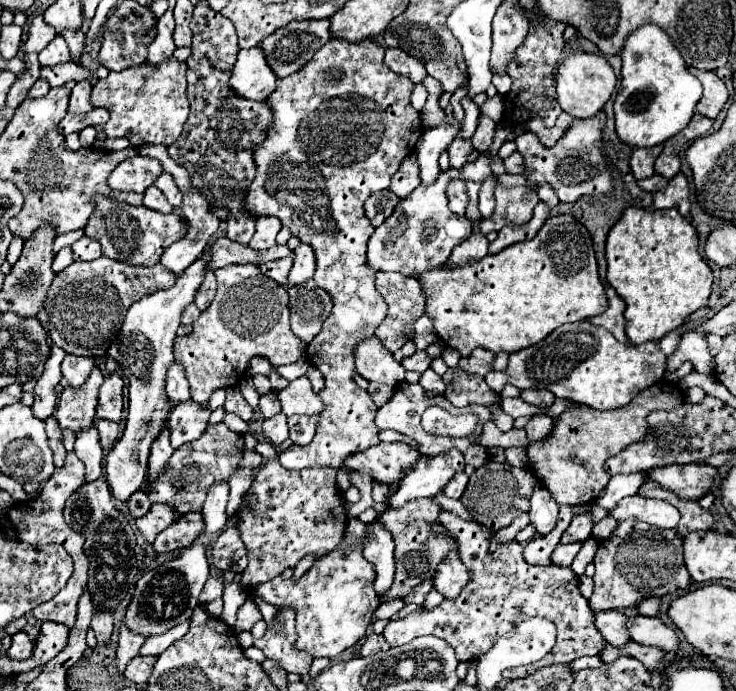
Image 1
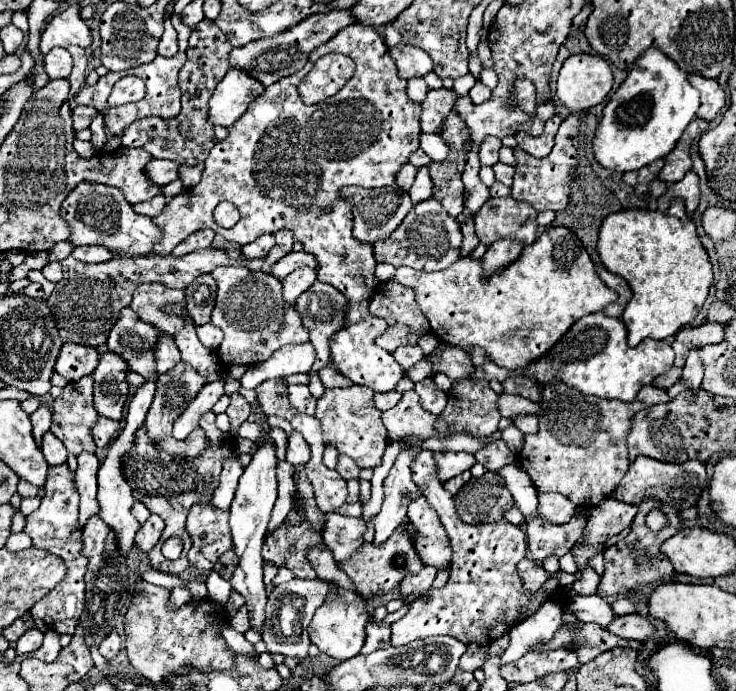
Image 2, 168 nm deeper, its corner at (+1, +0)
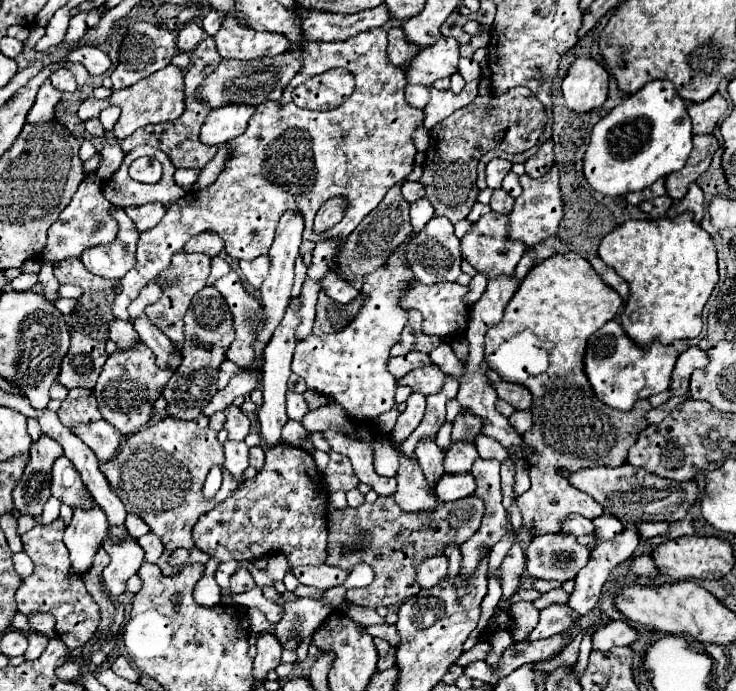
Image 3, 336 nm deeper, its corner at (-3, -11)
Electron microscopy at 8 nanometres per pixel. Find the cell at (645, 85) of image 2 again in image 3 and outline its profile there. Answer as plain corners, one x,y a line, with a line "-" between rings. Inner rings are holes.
653,80
595,124
583,154
583,176
593,190
605,196
615,198
639,192
685,166
691,152
691,138
693,132
685,102
673,84

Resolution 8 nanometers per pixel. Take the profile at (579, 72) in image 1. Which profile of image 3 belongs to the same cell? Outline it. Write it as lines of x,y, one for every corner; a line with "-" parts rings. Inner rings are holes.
579,56
563,78
561,90
571,110
591,112
607,100
609,74
591,56

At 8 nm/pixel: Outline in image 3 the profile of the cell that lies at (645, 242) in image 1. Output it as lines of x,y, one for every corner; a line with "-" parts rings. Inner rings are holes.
683,212
677,218
627,220
601,240
599,258
607,266
615,268
629,284
629,298
621,312
621,326
631,340
635,340
639,346
649,346
655,338
659,338
661,344
673,344
675,340
699,336
701,312
717,284
719,274
715,242
701,226
695,226
691,212

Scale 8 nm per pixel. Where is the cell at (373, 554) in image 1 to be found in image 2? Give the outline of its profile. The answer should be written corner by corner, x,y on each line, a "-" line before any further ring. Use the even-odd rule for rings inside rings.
403,437
401,441
407,445
407,451
397,457
389,475
385,477
385,497
381,511
371,517
371,525
375,529
373,545
385,543
393,535
393,531
403,521
407,521
407,505
421,495
421,489
411,477
411,463
417,455
417,449
409,443
409,437

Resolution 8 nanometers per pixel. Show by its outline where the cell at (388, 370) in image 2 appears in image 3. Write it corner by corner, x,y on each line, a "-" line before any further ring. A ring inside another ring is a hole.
421,198
409,204
411,216
411,234
399,244
385,262
385,272
371,272
363,278
363,296
365,304
349,326
341,332
307,336
297,340
291,371
307,382
307,388
333,398
341,404
355,420
373,422
379,414
389,412
395,406
395,378
387,372
389,350
399,342
401,330
407,324
407,310
399,306
403,294
417,282
409,262
405,260
405,248
413,234
421,232
425,224
435,216
433,206
427,198

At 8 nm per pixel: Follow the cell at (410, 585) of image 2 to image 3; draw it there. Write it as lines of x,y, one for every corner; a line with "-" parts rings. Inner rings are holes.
443,554
427,558
417,566
417,578
415,578
417,584
421,588
431,588
433,584
439,584
447,574
447,566
449,566
449,560

